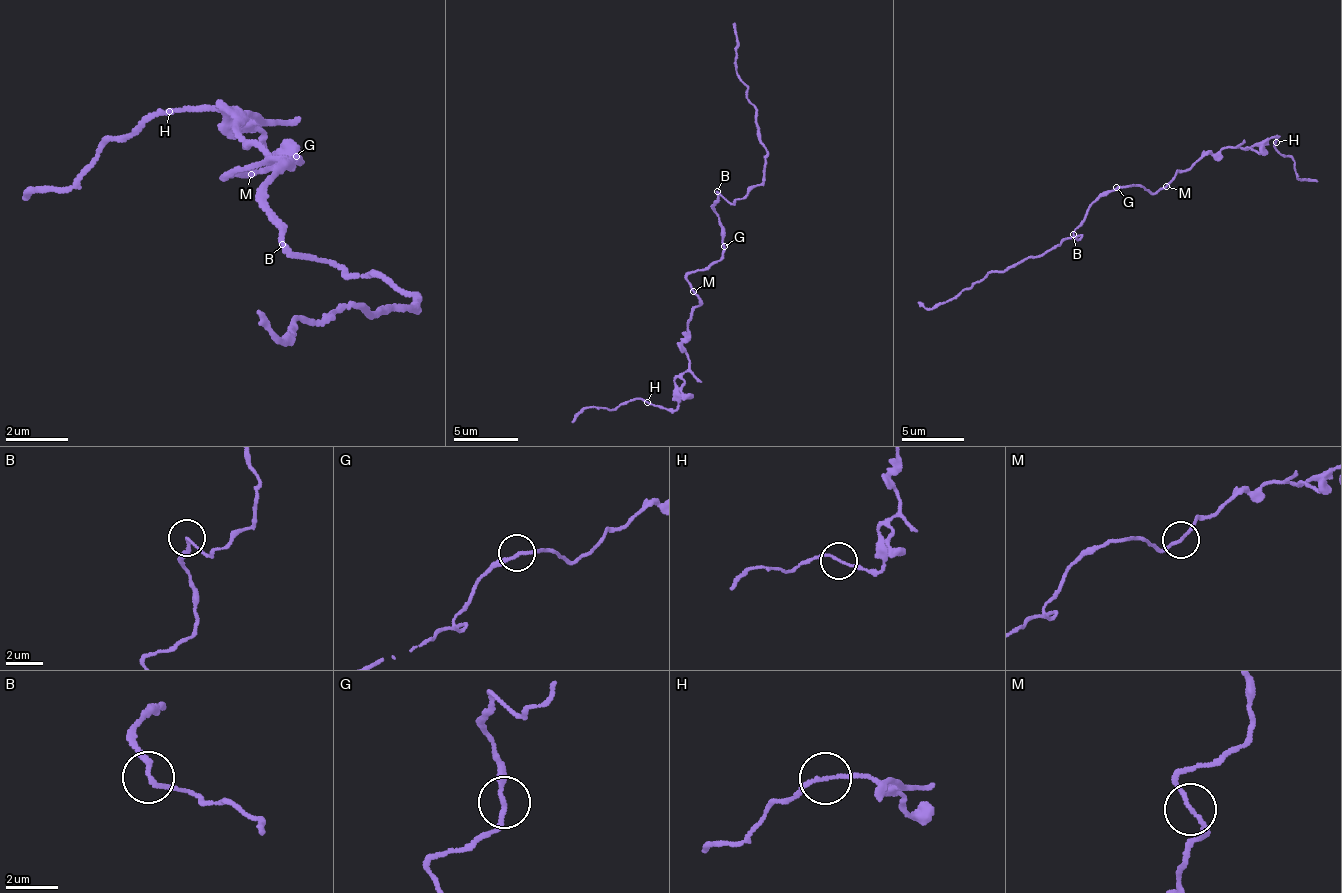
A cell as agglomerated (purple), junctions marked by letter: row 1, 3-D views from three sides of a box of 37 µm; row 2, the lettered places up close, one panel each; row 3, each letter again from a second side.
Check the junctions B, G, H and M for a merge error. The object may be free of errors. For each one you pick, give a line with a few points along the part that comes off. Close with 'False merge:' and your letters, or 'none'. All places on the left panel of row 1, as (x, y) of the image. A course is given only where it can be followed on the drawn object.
False merge: none

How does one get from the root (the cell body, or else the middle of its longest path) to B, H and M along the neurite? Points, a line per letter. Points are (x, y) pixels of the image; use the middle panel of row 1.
B: (723, 245), (718, 214), (713, 209), (718, 191)
H: (723, 245), (719, 260), (688, 277), (699, 305), (683, 338), (687, 367), (677, 382), (676, 405), (647, 402)
M: (723, 245), (719, 260), (698, 268), (688, 277), (689, 287), (693, 291)

